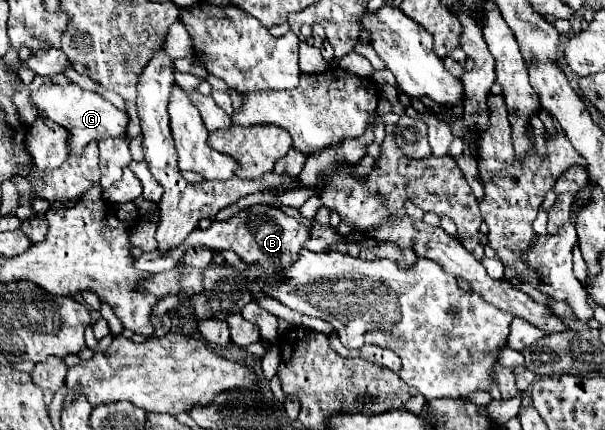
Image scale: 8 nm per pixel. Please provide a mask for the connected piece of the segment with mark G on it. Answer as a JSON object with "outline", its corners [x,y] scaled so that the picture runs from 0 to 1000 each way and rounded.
{"outline":[[[81,195],[81,200],[71,200],[61,219],[51,223],[51,237],[71,260],[71,274],[98,284],[101,293],[107,293],[117,307],[114,358],[134,358],[137,344],[150,326],[193,321],[193,316],[203,316],[210,307],[210,288],[213,288],[210,260],[190,251],[183,237],[177,237],[174,228],[167,228],[157,214],[134,209],[127,195],[107,195],[107,200]]]}

